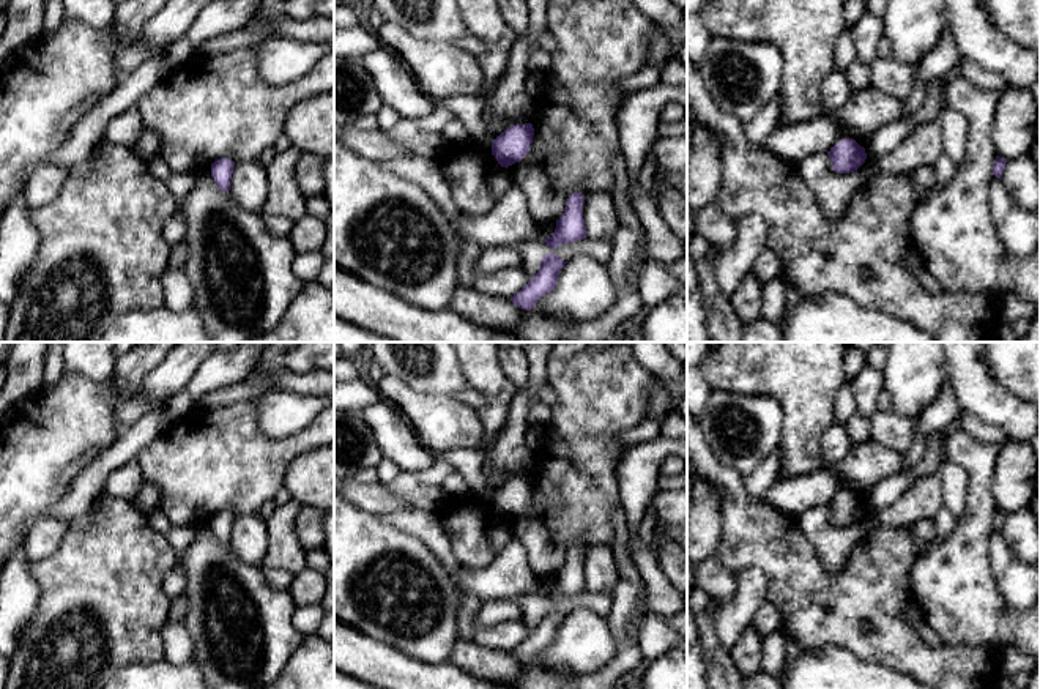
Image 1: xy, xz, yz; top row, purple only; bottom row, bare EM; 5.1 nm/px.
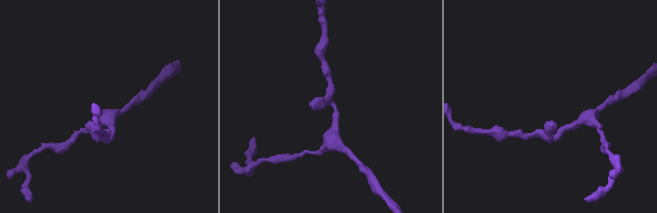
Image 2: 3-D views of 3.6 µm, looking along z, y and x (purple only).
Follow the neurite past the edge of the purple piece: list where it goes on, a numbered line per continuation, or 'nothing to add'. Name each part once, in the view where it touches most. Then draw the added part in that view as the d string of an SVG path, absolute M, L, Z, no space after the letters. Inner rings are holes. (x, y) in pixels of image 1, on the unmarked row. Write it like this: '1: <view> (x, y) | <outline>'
nothing to add

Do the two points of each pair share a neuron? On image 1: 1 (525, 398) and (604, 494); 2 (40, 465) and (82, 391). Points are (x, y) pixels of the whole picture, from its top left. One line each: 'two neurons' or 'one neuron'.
1: two neurons
2: one neuron

